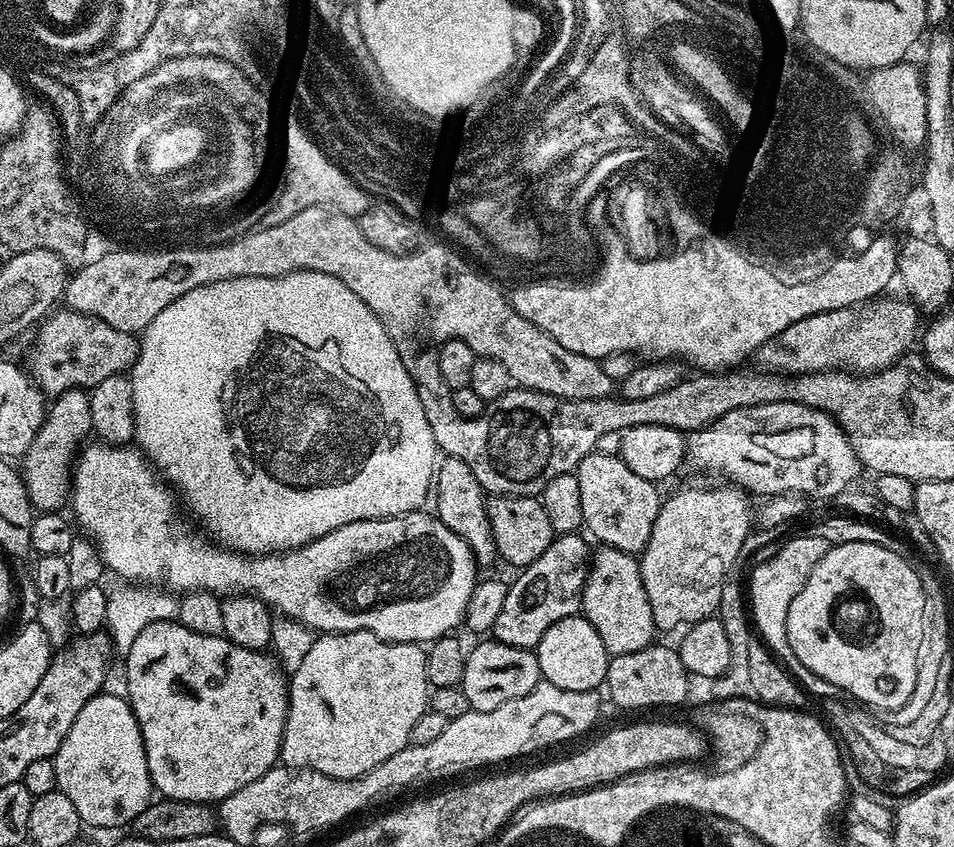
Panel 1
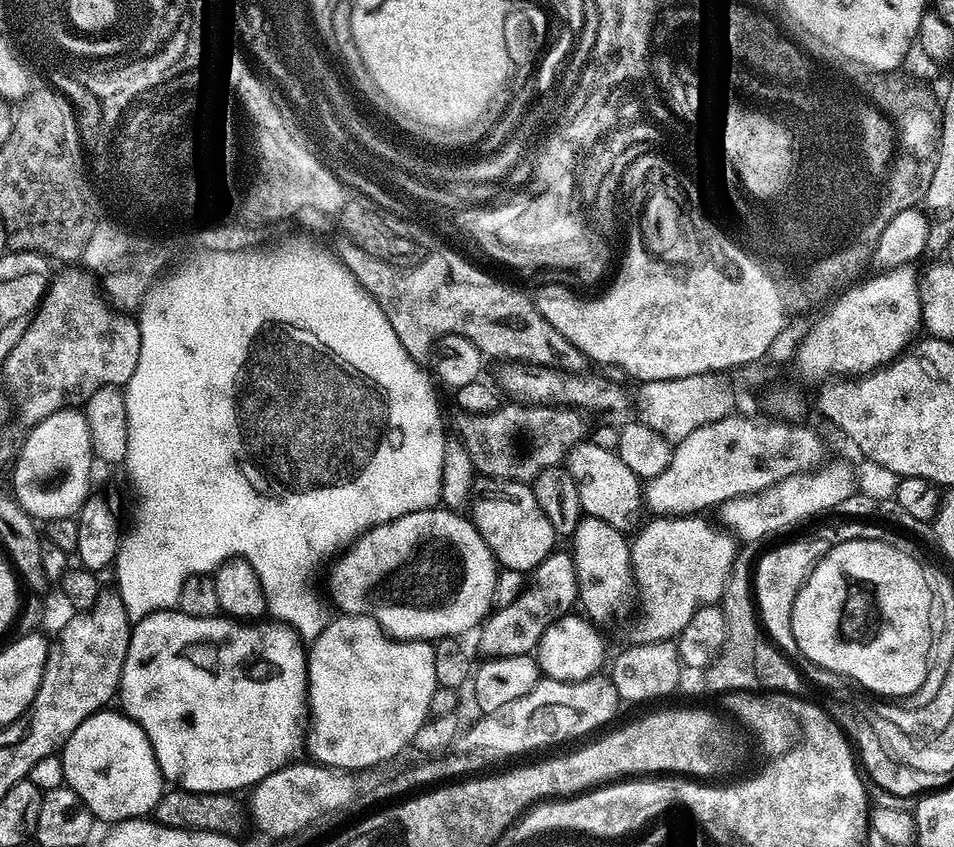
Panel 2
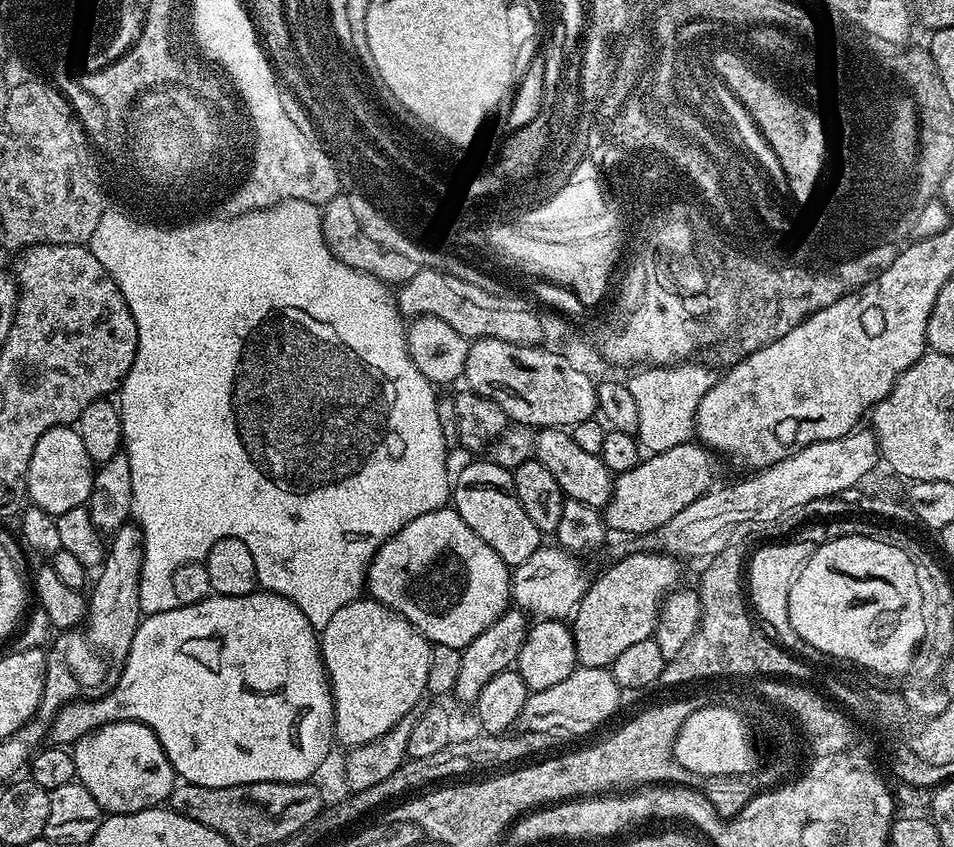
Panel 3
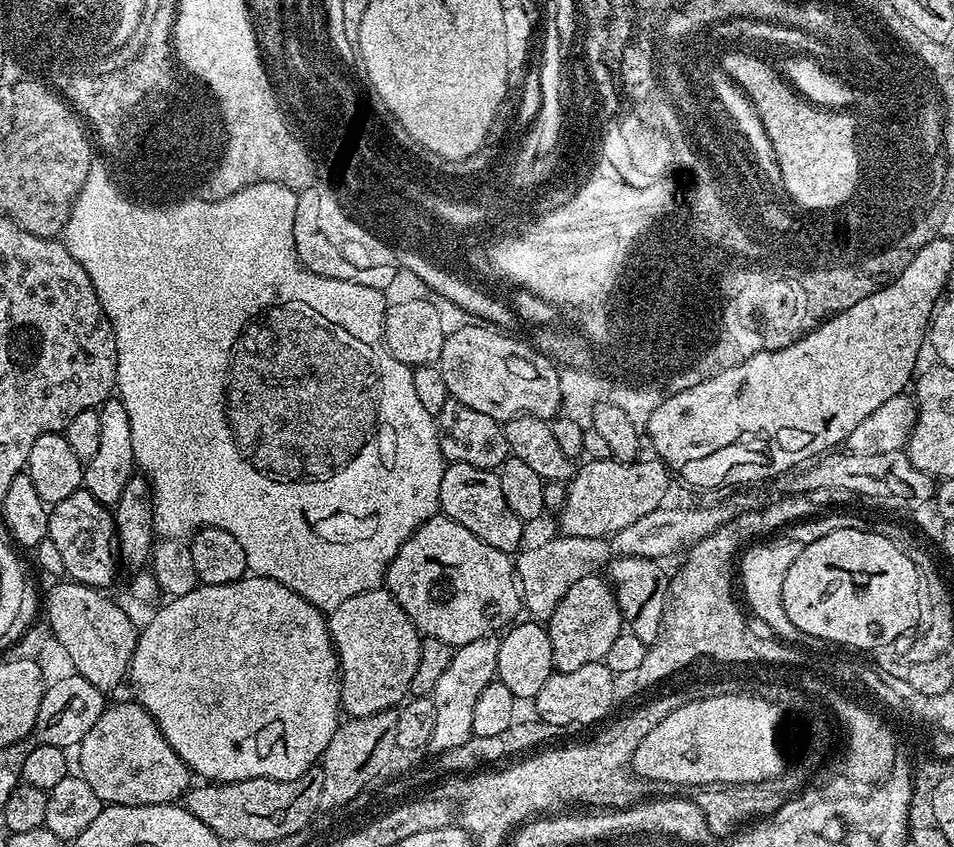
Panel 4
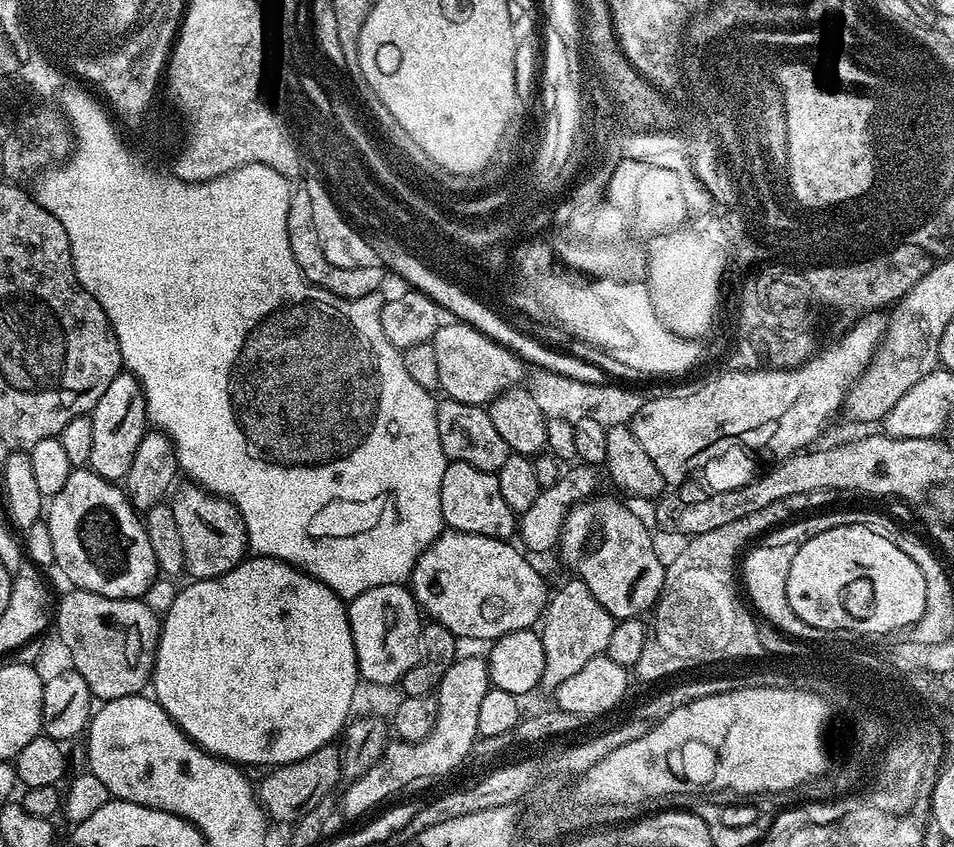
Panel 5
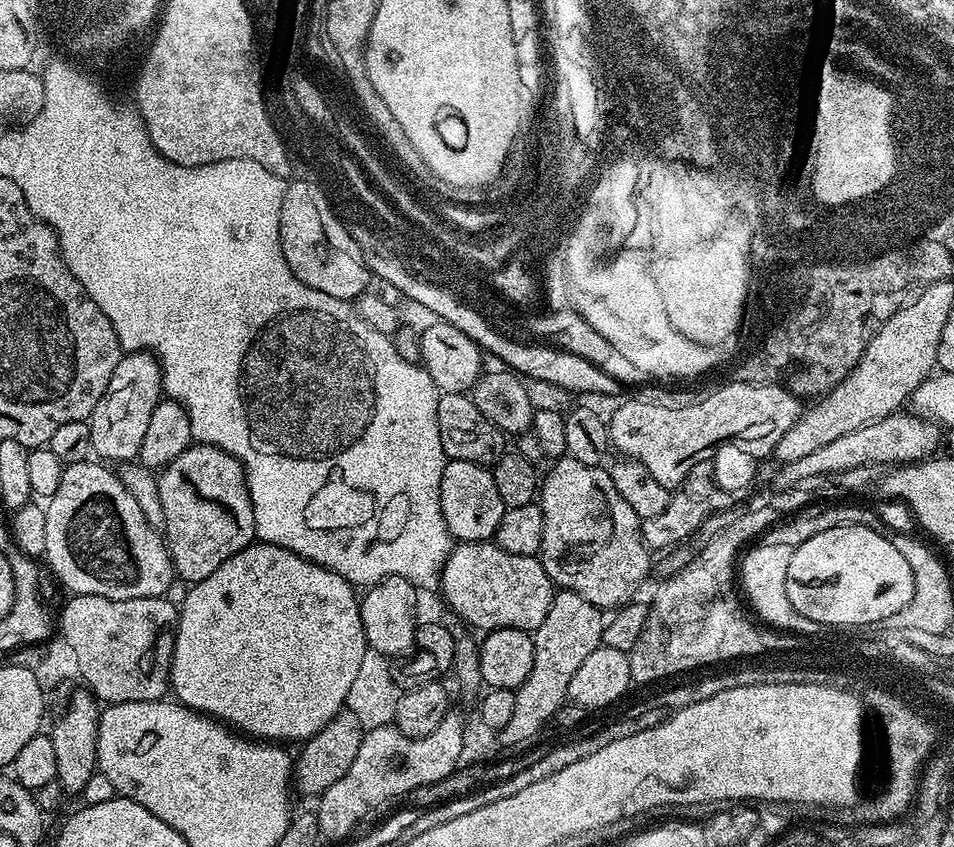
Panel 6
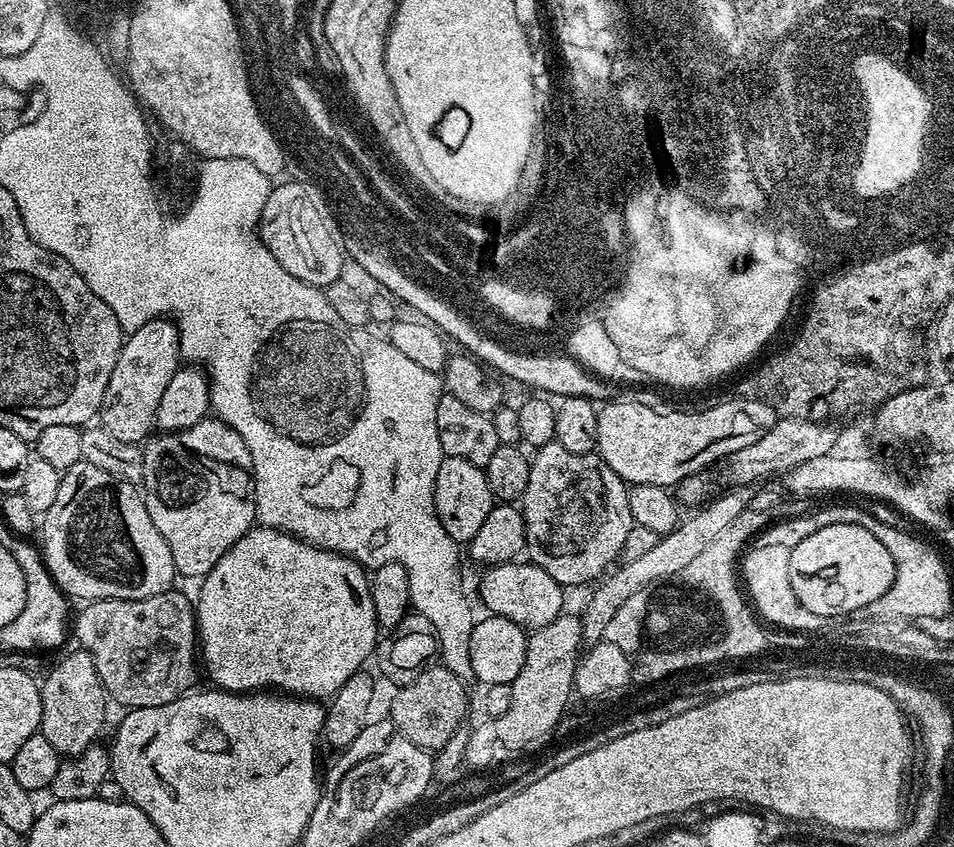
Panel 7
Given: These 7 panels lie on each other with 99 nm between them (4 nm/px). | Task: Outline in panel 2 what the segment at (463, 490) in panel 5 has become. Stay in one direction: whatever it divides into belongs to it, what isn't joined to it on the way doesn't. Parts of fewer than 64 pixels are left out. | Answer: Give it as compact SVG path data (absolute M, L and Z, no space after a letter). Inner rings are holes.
M481 475L479 478L473 479L471 495L471 524L478 530L478 534L482 534L486 546L491 550L492 557L496 559L496 563L501 569L531 574L557 547L558 537L554 526L550 526L550 518L546 518L546 514L542 514L542 508L538 506L532 489L527 483L521 483L518 480L497 480L494 477Z

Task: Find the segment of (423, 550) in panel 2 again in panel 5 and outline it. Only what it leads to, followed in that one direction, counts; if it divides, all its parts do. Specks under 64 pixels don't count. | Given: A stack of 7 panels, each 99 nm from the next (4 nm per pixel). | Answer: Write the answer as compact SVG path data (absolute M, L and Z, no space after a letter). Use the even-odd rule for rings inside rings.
M445 530L441 532L437 540L435 540L435 542L418 558L418 562L414 566L414 570L410 577L412 595L415 596L416 603L420 605L423 615L427 617L429 621L446 626L455 634L455 636L457 636L457 638L464 639L465 636L468 640L488 640L487 642L495 642L498 637L510 634L514 630L532 628L533 625L543 617L544 610L548 607L550 588L547 588L547 586L544 585L543 580L540 578L539 570L536 569L527 558L529 559L515 543L506 540L486 538L485 536L475 536L474 534L466 534L465 532Z

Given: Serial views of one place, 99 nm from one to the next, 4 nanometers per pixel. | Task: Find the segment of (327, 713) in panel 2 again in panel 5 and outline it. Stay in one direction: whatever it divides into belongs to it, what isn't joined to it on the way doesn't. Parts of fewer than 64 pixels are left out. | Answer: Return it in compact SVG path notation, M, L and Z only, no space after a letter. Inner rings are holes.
M400 582L386 586L374 586L353 600L347 601L348 625L356 651L356 670L359 679L365 684L380 684L387 686L399 685L400 680L414 666L420 657L420 629L422 627L422 609L412 595L411 587Z

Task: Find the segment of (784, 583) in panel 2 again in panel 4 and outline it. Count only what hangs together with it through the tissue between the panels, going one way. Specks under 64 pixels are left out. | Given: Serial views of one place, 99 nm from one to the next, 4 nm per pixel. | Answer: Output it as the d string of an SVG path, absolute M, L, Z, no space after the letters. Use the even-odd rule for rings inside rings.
M781 538L773 539L771 542L756 542L743 549L738 560L738 584L744 587L744 596L752 607L752 612L772 632L777 632L781 641L787 642L791 637L797 638L800 646L805 638L804 632L790 622L786 614L786 606L782 602L782 582L786 582L786 574L790 566L794 566L794 558L798 558L801 545L793 540ZM772 543L773 544L768 544Z

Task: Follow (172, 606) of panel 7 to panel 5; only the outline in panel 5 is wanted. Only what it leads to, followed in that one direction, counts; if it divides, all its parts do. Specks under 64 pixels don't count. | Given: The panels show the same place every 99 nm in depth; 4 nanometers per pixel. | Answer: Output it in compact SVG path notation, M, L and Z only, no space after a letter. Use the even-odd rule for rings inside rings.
M68 590L64 597L60 600L60 605L55 605L54 608L54 632L60 636L62 642L66 644L67 649L71 651L73 658L73 669L77 676L84 679L88 689L92 692L93 697L97 701L103 702L105 700L113 700L114 698L126 698L127 696L139 696L149 687L152 679L152 667L156 661L156 651L158 650L158 642L160 641L160 626L162 623L161 617L156 616L156 612L148 604L143 604L143 599L137 598L135 600L111 600L102 594L94 594L93 592L82 592L79 590Z

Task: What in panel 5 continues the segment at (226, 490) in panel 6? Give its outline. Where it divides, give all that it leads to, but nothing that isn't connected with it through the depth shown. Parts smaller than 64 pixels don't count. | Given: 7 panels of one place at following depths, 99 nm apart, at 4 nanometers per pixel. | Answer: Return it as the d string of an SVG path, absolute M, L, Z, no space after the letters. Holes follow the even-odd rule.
M195 482L185 485L185 488L175 489L176 501L171 501L170 504L182 537L182 551L186 553L185 573L192 580L218 578L238 566L249 551L248 535L240 511L232 501L213 496Z

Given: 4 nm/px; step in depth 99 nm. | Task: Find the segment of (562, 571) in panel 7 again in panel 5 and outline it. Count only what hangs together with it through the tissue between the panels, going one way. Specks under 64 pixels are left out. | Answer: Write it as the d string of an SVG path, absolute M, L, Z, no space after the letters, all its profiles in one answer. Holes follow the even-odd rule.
M591 497L568 512L560 532L559 552L563 562L573 571L571 573L583 582L599 604L618 622L645 615L659 600L666 570L665 561L662 562L656 554L652 536L643 520L612 498Z

